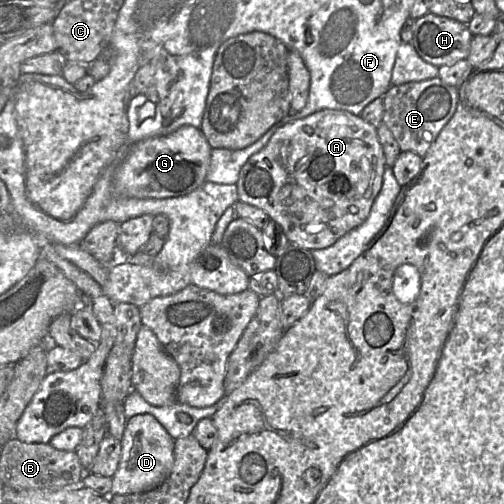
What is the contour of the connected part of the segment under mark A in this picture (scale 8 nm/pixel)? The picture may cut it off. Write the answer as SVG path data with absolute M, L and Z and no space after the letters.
M324 109L303 119L290 122L278 129L266 146L250 156L242 166L236 186L239 200L266 212L270 220L280 225L289 243L296 244L308 250L315 250L333 245L339 238L361 225L367 219L372 204L381 190L384 170L385 156L382 145L379 142L377 129L360 115L354 115L345 110Z

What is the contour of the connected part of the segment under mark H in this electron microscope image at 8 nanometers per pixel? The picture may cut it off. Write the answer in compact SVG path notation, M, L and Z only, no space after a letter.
M429 12L416 19L412 45L421 59L439 68L467 59L472 37L466 24Z

